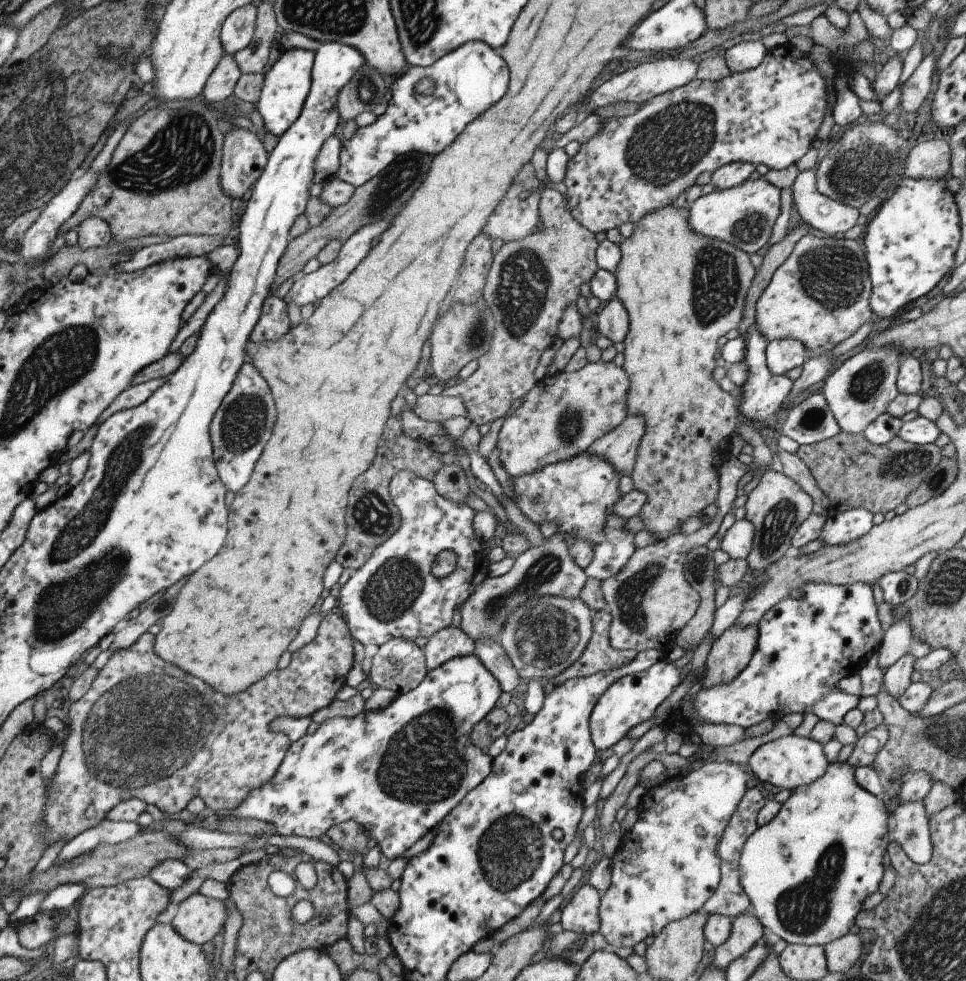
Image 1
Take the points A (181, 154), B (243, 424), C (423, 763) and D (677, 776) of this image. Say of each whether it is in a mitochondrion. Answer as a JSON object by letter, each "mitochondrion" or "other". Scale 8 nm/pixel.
{"A":"mitochondrion","B":"mitochondrion","C":"mitochondrion","D":"other"}

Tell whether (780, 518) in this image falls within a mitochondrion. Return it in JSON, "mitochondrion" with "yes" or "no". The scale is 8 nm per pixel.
{"mitochondrion":"yes"}

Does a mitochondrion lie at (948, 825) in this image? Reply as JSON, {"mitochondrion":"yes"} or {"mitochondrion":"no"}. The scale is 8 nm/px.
{"mitochondrion":"no"}

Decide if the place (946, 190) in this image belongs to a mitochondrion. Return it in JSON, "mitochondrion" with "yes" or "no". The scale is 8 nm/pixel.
{"mitochondrion":"no"}

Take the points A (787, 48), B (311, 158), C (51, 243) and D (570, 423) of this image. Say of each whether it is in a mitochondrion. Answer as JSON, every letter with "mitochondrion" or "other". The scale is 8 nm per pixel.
{"A":"other","B":"other","C":"other","D":"mitochondrion"}

